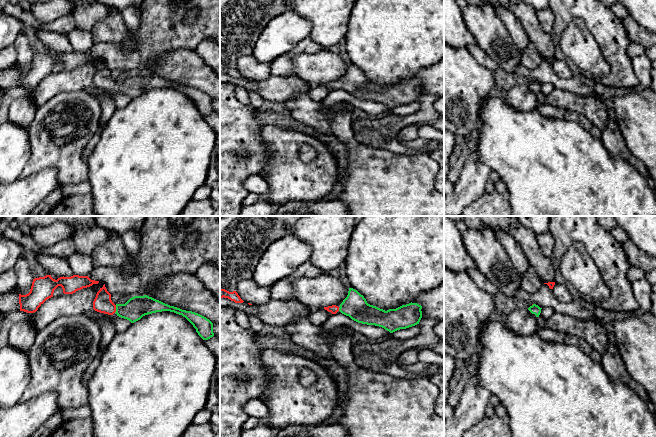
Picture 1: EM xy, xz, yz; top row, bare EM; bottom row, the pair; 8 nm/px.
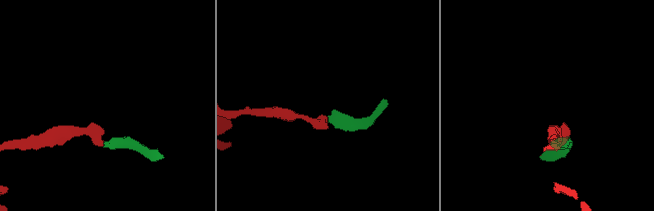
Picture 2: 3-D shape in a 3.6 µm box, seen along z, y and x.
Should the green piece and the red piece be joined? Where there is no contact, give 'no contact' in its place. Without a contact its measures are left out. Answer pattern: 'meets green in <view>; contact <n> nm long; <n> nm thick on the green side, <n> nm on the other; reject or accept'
meets green in xy; contact 70 nm long; 180 nm thick on the green side, 150 nm on the other; accept

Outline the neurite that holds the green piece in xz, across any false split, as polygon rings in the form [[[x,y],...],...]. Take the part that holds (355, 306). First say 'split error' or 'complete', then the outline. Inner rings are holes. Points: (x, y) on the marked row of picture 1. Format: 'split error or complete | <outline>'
split error | [[[349,288],[347,297],[339,307],[332,305],[324,309],[332,314],[340,311],[358,323],[379,326],[390,333],[415,326],[422,318],[422,306],[417,303],[411,302],[385,311],[368,304],[364,296],[353,288]]]

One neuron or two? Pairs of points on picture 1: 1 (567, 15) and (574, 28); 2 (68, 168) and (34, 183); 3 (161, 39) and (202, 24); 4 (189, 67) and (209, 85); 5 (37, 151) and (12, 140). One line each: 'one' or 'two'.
1: two
2: two
3: one
4: one
5: two

